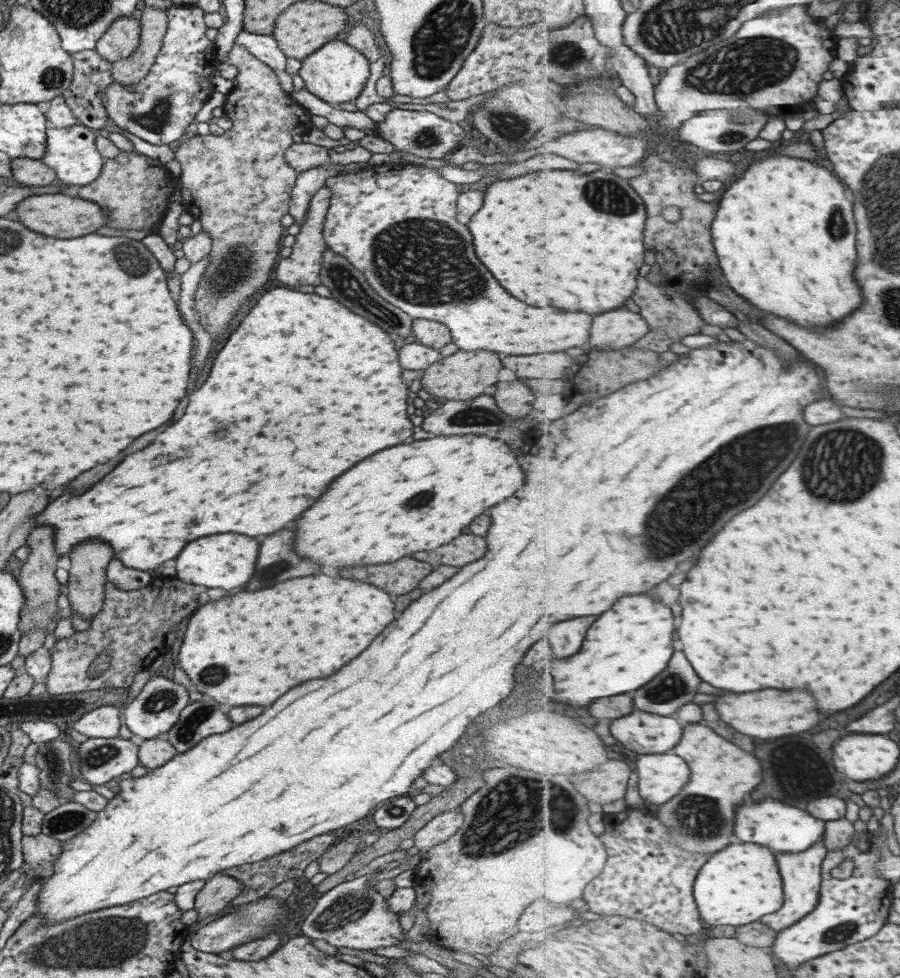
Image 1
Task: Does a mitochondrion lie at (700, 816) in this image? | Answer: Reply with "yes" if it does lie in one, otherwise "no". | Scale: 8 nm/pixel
yes

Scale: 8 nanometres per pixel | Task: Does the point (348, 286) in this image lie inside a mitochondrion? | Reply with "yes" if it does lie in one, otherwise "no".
yes

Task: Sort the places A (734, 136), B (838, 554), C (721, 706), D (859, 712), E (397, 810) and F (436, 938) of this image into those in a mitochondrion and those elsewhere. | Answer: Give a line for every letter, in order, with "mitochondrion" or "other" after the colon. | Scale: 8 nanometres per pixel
A: mitochondrion
B: other
C: other
D: other
E: mitochondrion
F: other

